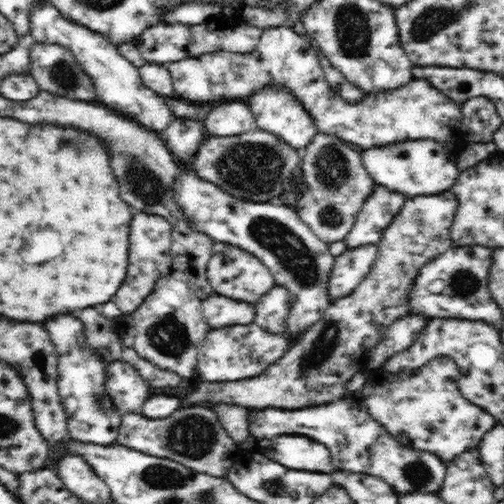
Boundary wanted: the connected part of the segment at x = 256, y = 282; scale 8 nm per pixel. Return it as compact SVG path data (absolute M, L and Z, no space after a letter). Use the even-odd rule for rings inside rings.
M214 242L206 273L214 293L250 304L276 286L273 274L259 258L233 244Z

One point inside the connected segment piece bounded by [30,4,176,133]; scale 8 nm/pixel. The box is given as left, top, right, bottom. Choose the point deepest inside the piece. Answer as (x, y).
(118, 84)

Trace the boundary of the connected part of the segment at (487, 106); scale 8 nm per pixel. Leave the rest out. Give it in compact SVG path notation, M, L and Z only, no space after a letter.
M484 96L470 98L462 105L461 126L467 135L477 142L492 141L492 132L503 125L496 105Z

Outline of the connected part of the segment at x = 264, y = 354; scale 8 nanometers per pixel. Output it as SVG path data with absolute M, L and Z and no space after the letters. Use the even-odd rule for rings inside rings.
M255 322L214 328L207 332L199 345L196 372L203 382L234 382L260 376L268 366L280 360L291 345L291 338L266 331Z

